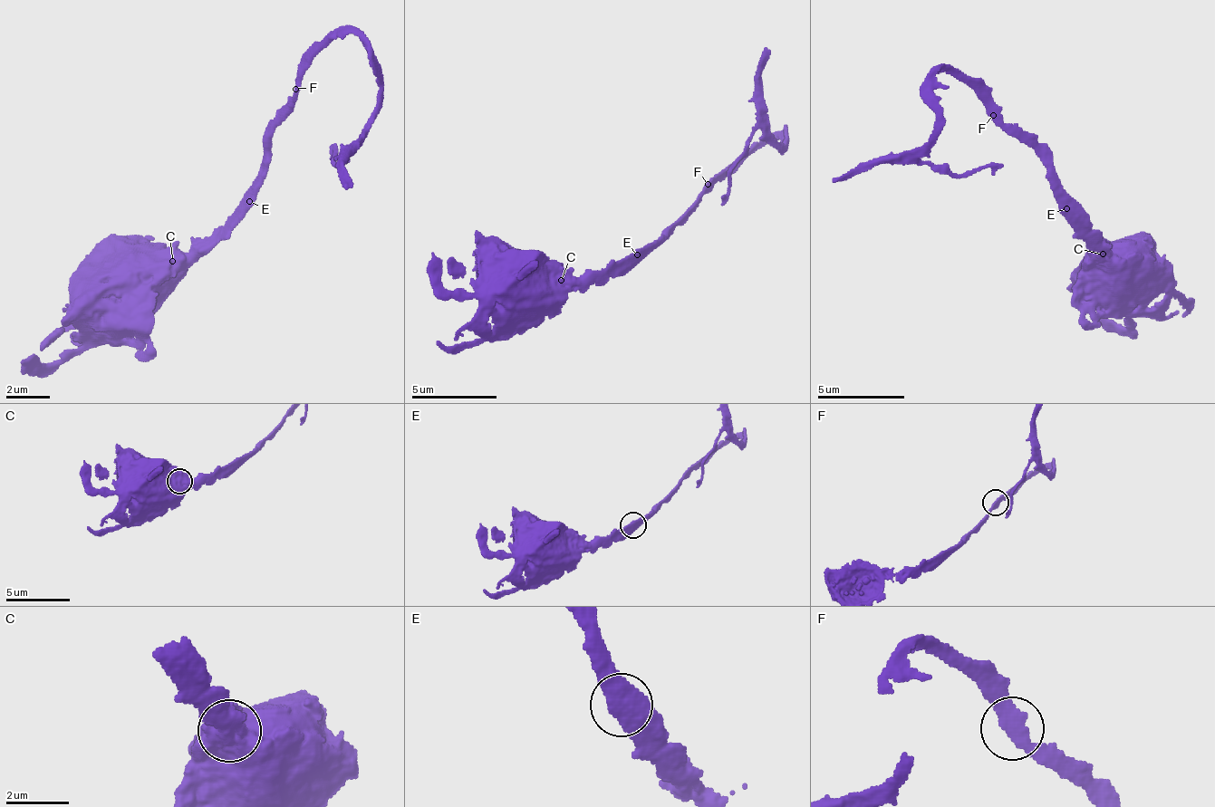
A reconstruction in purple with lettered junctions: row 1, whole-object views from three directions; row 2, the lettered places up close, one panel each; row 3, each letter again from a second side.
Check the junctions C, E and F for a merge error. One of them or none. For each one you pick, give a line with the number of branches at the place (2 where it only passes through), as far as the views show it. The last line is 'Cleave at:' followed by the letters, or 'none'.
Cleave at: none

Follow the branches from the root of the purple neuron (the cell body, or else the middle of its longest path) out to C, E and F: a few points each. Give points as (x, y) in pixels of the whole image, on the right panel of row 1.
C: (1123, 269), (1111, 271), (1105, 267), (1104, 255)
E: (1123, 269), (1113, 257), (1111, 249), (1104, 253), (1099, 234), (1067, 209)
F: (1123, 269), (1113, 257), (1111, 249), (1104, 252), (1099, 229), (1046, 180), (1046, 158), (992, 114)

